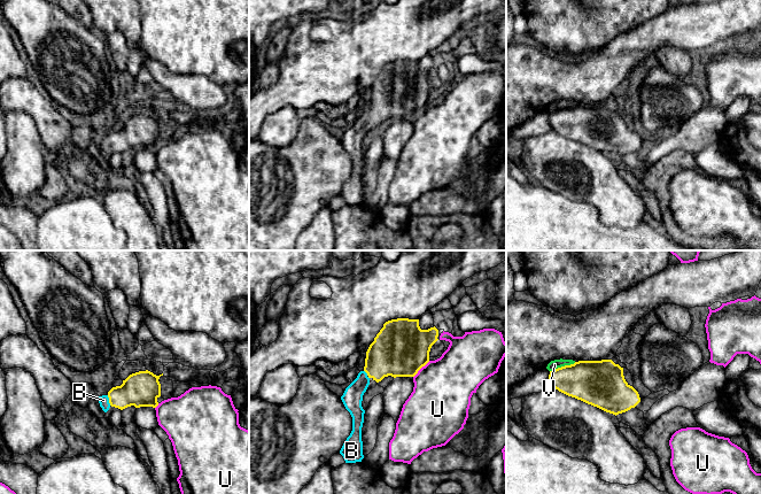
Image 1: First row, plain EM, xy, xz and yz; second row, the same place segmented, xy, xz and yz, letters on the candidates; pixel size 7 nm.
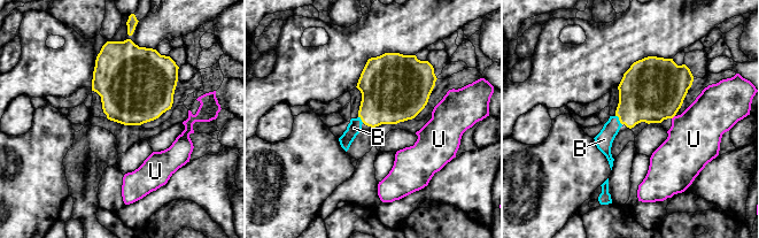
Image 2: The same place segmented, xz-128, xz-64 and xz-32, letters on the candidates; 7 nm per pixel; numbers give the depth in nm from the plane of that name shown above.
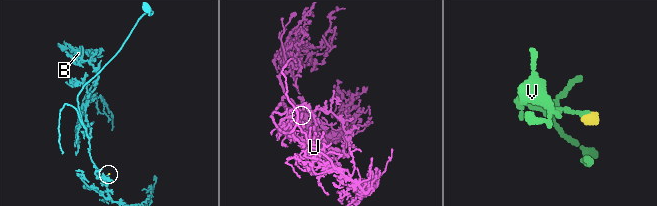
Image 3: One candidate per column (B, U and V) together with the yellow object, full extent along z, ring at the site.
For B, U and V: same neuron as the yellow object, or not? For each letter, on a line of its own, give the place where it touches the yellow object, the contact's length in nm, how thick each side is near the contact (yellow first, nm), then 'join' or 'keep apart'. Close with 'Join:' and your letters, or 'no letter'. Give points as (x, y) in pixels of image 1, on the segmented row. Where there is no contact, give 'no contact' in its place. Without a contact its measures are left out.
B: xy (109, 400) | 80 nm | 240/70 nm | join
U: xz (420, 368) | 170 nm | 380/400 nm | keep apart
V: yz (563, 367) | 200 nm | 300/70 nm | keep apart
Join: B

